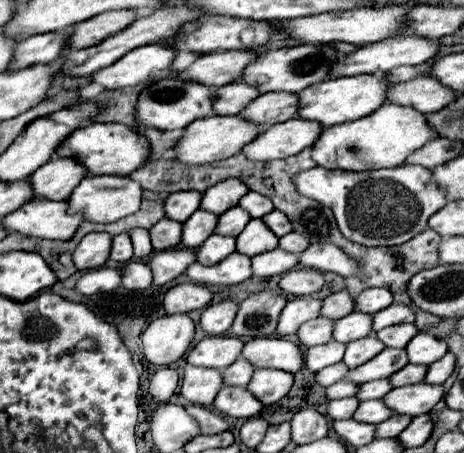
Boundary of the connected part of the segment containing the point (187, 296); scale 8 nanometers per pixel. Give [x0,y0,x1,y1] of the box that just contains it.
[165,284,211,314]

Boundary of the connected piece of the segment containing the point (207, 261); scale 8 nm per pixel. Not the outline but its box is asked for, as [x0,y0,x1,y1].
[197,234,235,266]

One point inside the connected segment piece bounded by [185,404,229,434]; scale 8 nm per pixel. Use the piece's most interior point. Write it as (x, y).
(210, 422)

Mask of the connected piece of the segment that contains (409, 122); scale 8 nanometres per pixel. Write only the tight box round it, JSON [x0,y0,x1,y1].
[311,102,435,170]

